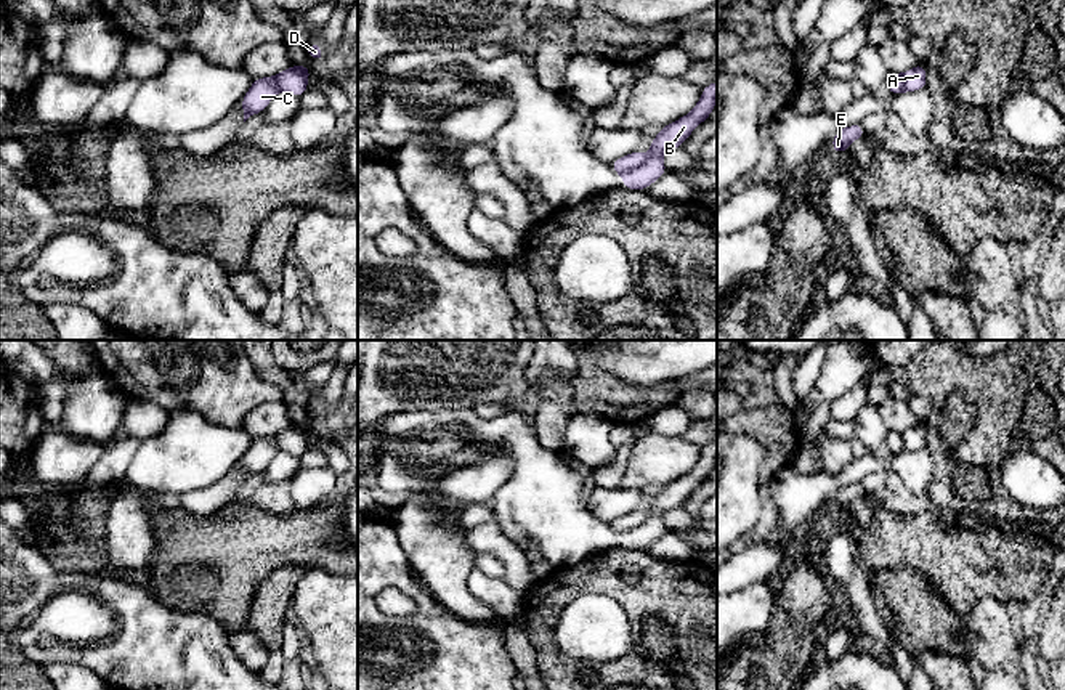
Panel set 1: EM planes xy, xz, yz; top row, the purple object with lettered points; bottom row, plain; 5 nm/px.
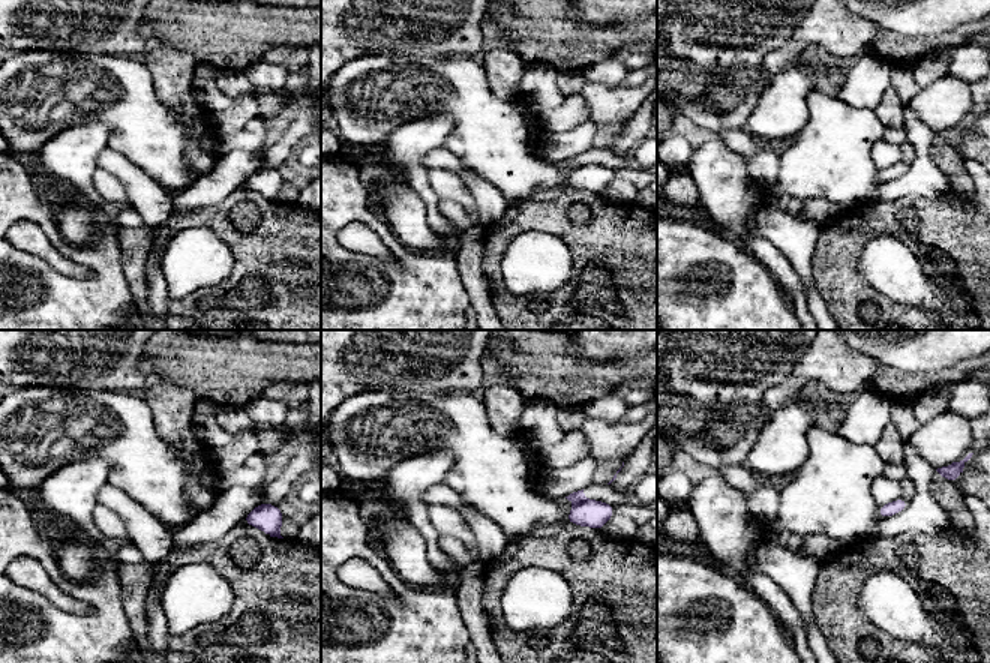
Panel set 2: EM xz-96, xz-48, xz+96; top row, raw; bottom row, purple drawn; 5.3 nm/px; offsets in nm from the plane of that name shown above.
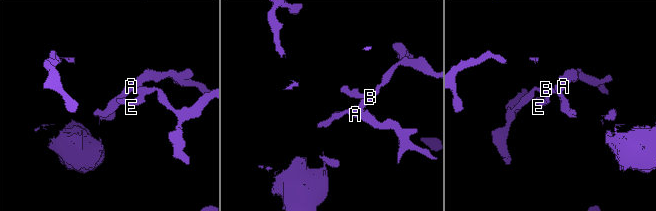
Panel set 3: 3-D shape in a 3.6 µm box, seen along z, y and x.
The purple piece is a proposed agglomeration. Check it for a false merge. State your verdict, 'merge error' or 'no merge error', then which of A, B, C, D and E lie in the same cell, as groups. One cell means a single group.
merge error; A B D E / C

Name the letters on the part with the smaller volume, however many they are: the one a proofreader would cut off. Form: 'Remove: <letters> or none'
Remove: C

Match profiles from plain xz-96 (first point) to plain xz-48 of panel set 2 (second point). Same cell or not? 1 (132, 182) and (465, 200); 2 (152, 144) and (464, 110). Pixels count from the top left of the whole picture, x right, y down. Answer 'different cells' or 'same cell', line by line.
1: different cells
2: same cell

